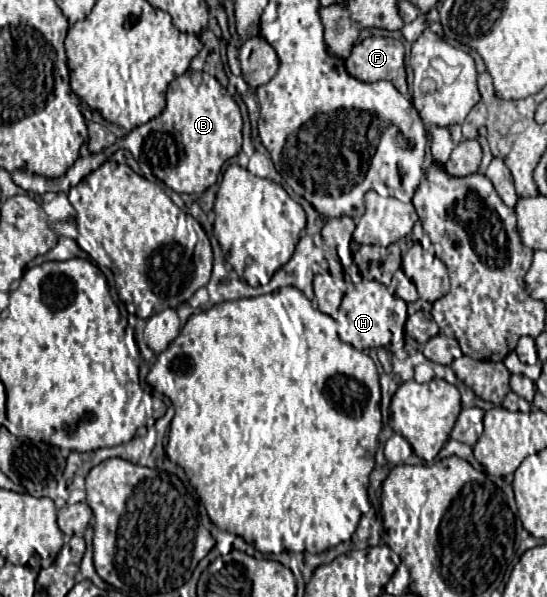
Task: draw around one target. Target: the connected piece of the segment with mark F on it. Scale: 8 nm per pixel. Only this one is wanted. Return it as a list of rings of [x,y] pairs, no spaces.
[[[367,37],[357,43],[351,55],[345,59],[349,75],[357,75],[359,81],[389,79],[403,95],[407,95],[405,81],[405,47],[391,37]]]

